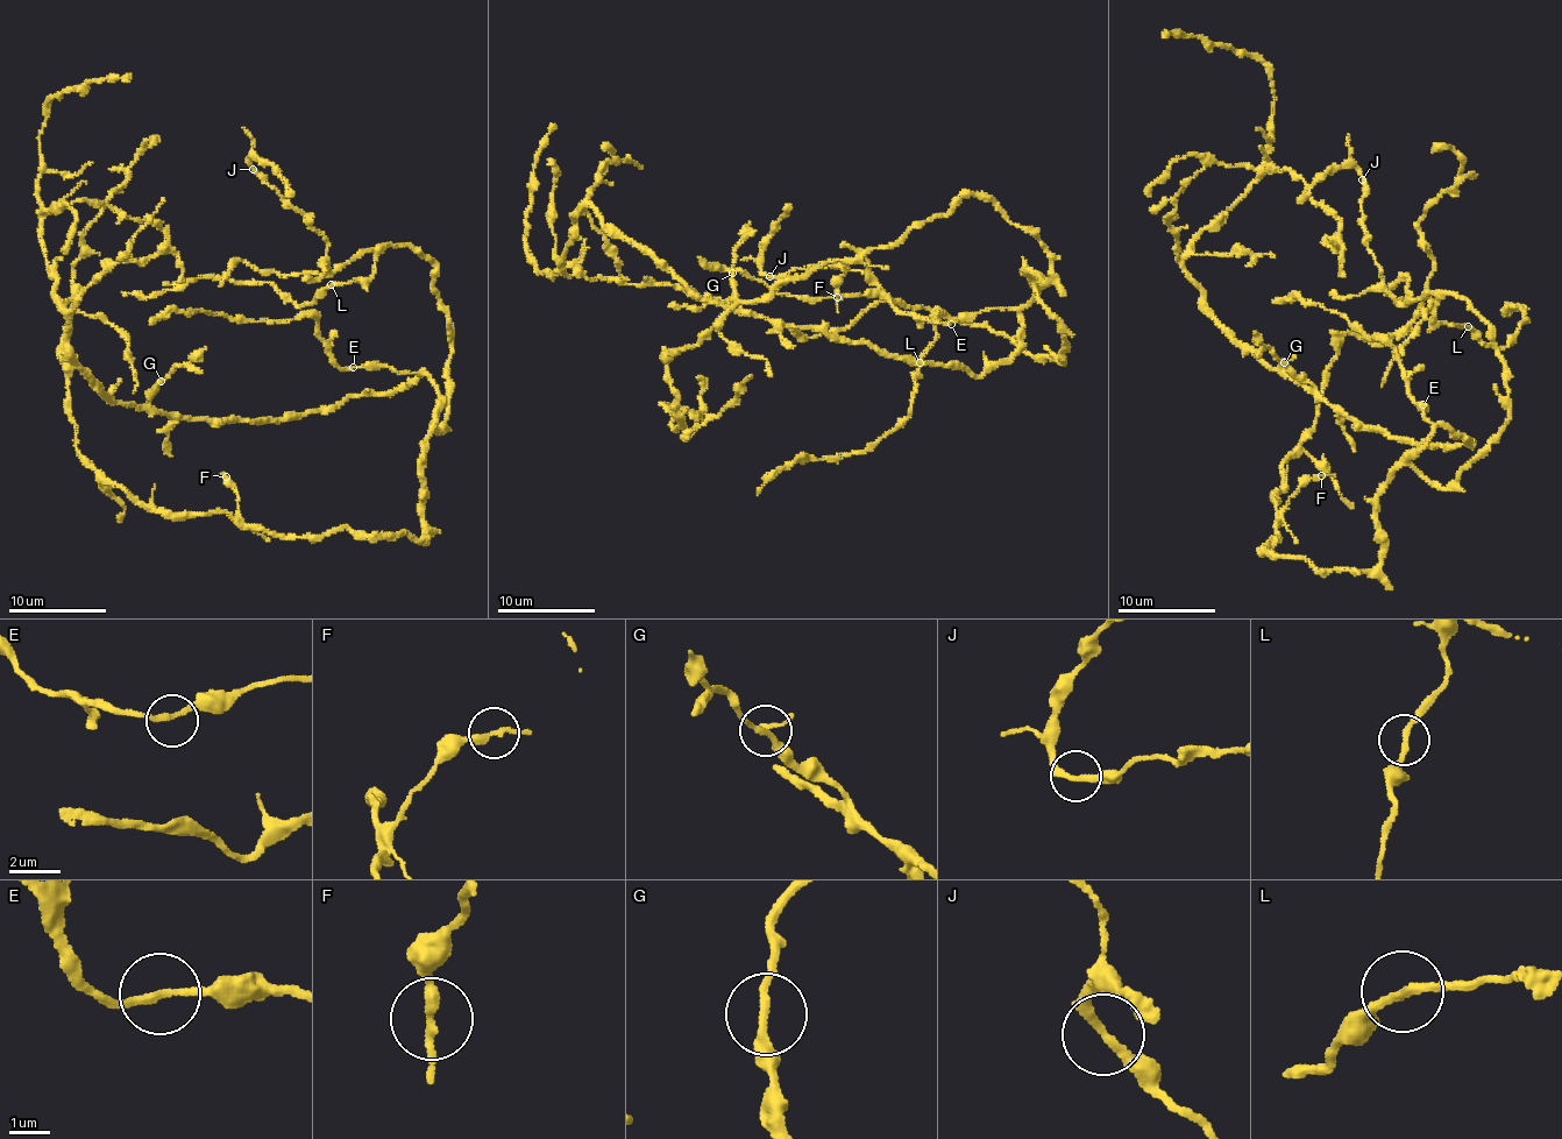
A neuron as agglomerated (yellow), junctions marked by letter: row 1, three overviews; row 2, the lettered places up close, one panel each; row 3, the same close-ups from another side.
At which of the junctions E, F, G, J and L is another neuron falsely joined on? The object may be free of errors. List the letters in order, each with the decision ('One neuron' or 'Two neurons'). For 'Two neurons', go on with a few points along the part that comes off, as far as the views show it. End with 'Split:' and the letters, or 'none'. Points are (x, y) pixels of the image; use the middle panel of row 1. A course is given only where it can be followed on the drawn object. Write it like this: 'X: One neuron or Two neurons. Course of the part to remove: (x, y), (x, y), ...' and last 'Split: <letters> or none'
E: One neuron
F: One neuron
G: One neuron
J: One neuron
L: One neuron
Split: none

